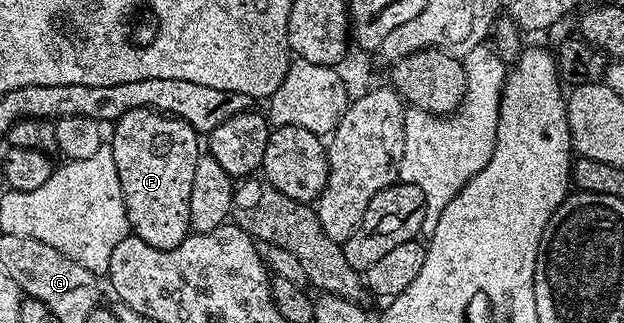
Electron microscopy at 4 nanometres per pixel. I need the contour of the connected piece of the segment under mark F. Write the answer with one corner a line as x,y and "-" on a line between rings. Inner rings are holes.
152,108
128,110
120,119
113,121
112,128
114,128
114,133
111,136
109,133
108,146
112,150
116,174
120,174
120,190
122,191
122,201
126,207
126,217
130,223
130,232
140,237
144,242
148,242
148,246
156,246
157,248
175,248
180,246
180,242
184,242
184,238
190,232
188,197
192,194
192,177
196,171
196,162
200,155
200,149
198,149
200,133
192,126
188,126
188,122
184,122
175,116
166,116
163,112
155,112

